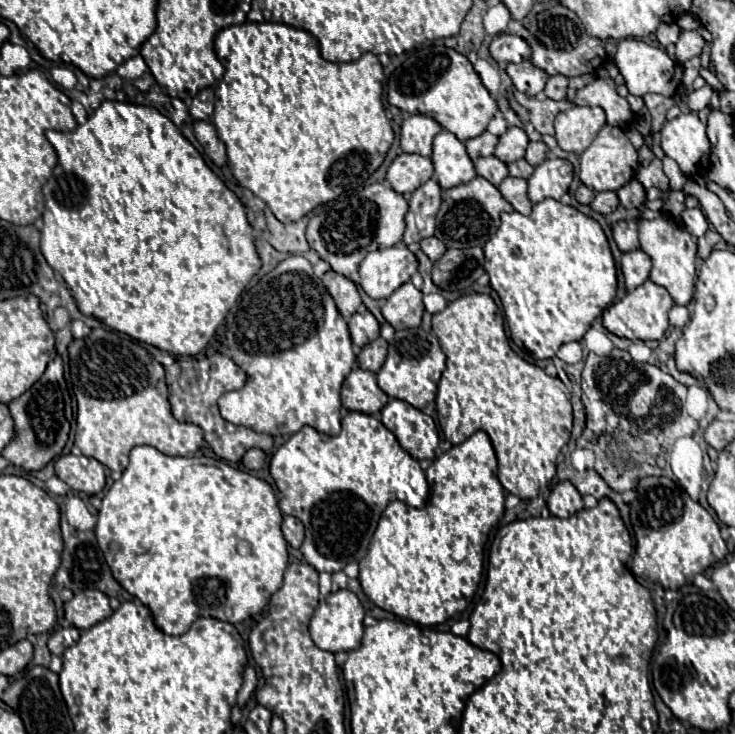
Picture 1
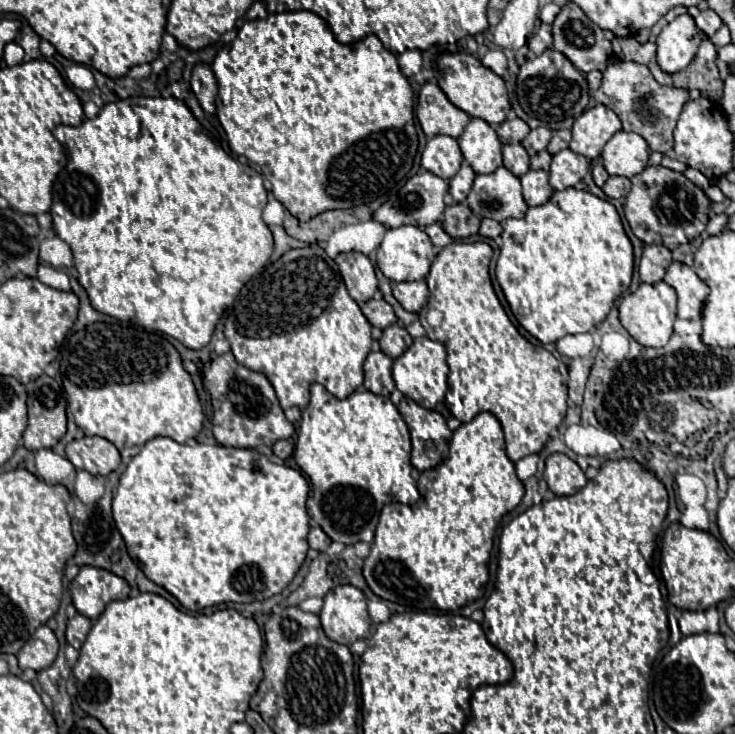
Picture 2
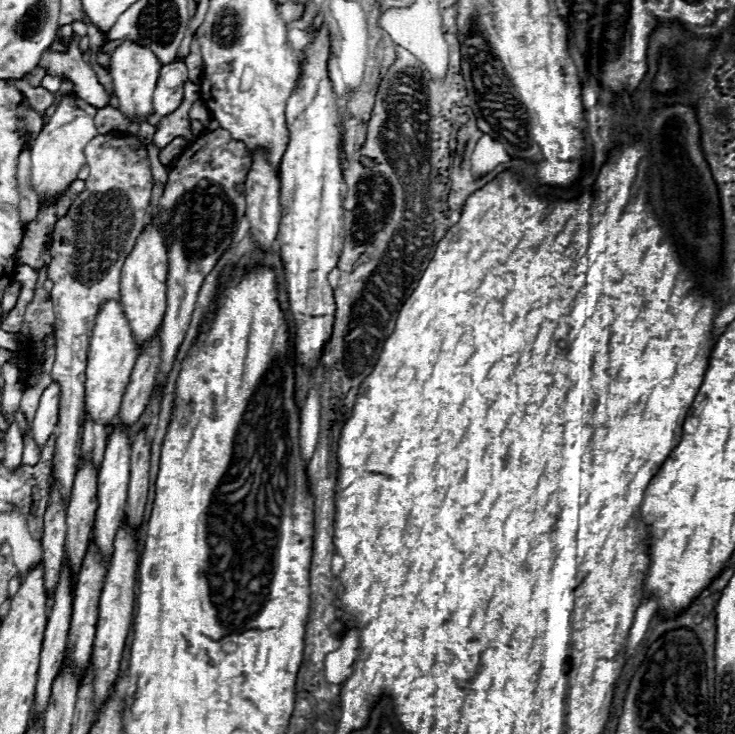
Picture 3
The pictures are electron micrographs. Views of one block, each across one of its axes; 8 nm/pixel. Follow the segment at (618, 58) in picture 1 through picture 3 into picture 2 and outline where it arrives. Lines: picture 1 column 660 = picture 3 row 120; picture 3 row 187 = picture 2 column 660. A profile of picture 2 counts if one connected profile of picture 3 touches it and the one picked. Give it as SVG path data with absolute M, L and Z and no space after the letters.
M682 14L676 20L668 22L656 38L658 66L668 74L682 72L692 62L700 36L700 30L688 14Z

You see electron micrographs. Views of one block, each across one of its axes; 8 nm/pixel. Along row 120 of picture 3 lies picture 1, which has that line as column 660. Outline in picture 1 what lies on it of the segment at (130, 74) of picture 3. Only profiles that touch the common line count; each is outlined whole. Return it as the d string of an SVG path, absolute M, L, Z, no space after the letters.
M680 114L666 122L660 136L664 154L674 158L686 176L708 172L710 140L706 136L706 124L698 118L698 114Z

